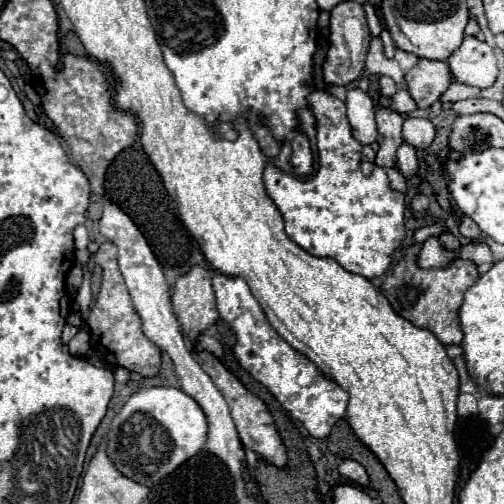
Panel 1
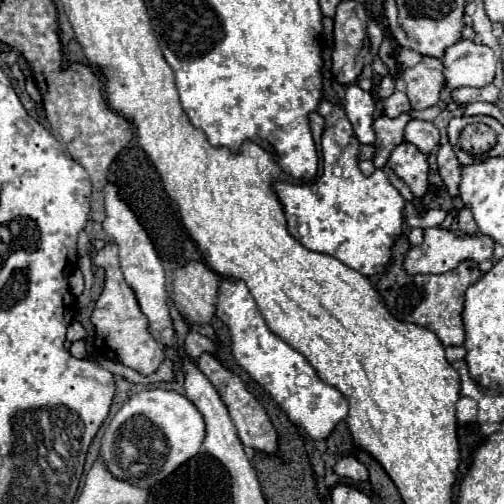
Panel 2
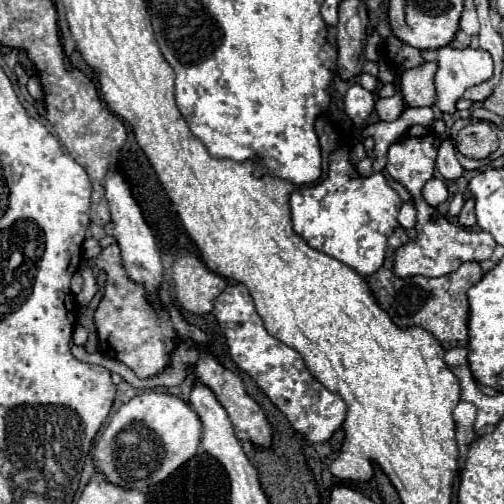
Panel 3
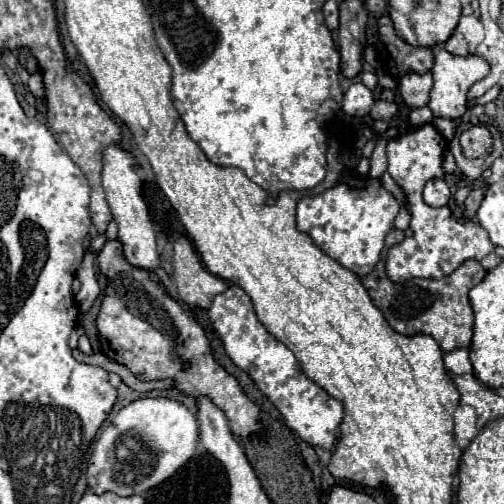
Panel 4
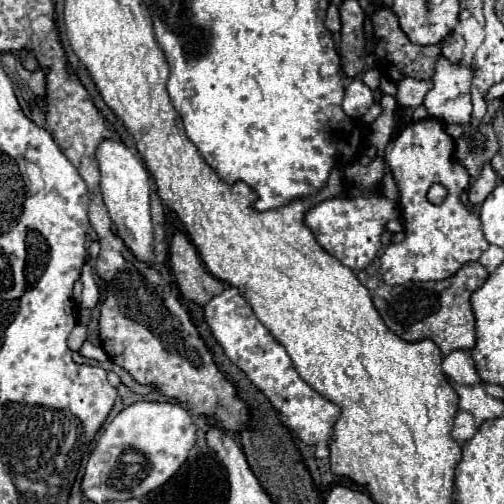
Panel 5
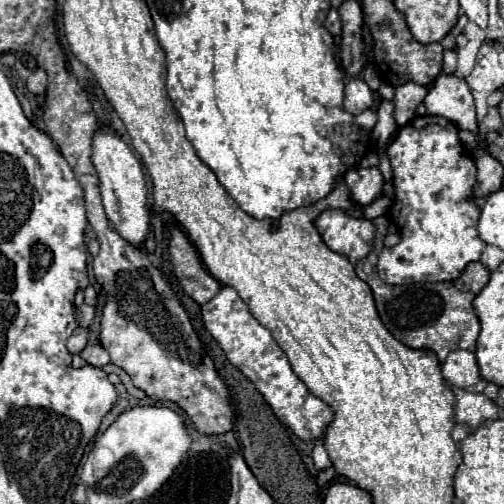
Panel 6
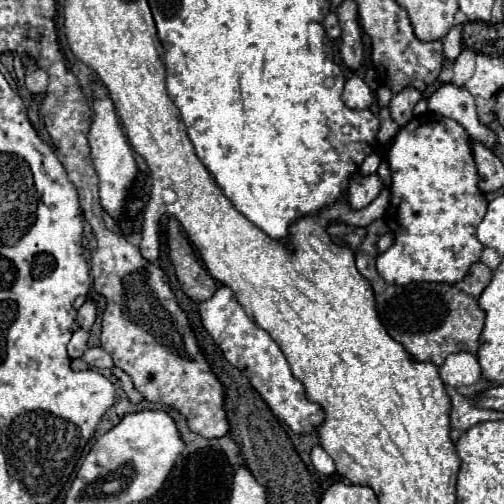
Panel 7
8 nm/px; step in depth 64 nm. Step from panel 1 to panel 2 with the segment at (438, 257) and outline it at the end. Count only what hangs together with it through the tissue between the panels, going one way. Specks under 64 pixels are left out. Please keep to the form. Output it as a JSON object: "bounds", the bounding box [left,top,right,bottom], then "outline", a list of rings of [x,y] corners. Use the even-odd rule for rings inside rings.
{"bounds":[404,228,494,274],"outline":[[[428,228],[428,230],[424,230],[424,242],[420,246],[412,246],[408,250],[408,256],[404,260],[404,268],[408,274],[442,274],[442,272],[454,270],[464,260],[474,260],[478,264],[484,260],[490,260],[492,252],[494,252],[494,240],[484,234],[458,238],[450,230]]]}

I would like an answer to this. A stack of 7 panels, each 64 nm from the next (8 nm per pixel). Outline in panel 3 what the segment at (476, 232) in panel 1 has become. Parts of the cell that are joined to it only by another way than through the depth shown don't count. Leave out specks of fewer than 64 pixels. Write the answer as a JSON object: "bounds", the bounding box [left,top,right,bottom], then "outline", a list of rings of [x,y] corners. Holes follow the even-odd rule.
{"bounds":[458,198,476,228],"outline":[[[468,198],[468,200],[464,202],[458,220],[460,220],[462,226],[466,226],[466,228],[474,228],[474,224],[476,224],[476,216],[474,216],[474,200],[472,200],[472,198]]]}

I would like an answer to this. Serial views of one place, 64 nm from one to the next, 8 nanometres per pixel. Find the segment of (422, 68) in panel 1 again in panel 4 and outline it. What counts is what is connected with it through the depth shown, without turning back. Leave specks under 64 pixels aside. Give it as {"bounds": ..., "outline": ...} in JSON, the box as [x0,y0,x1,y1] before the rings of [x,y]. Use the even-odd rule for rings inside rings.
{"bounds":[400,72,432,108],"outline":[[[410,72],[400,78],[400,96],[410,108],[420,108],[426,106],[430,100],[430,90],[432,90],[432,72],[416,74]]]}

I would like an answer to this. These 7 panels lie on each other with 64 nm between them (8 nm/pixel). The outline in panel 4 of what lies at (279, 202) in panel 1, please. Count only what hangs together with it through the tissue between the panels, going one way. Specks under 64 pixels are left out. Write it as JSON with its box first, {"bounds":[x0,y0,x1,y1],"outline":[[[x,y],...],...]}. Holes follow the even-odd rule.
{"bounds":[296,172,400,276],"outline":[[[342,172],[338,182],[316,196],[304,196],[296,206],[296,228],[312,238],[330,258],[358,276],[366,276],[380,260],[384,238],[394,228],[394,218],[400,210],[396,198],[376,178],[362,178]]]}

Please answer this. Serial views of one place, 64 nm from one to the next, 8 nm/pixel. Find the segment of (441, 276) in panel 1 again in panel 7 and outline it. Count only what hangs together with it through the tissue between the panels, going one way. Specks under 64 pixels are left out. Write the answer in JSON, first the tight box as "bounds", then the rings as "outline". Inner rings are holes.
{"bounds":[356,218,492,366],"outline":[[[382,218],[374,220],[368,226],[368,236],[360,252],[356,254],[356,266],[358,266],[358,272],[372,284],[372,290],[376,296],[376,310],[388,334],[396,342],[400,342],[414,360],[434,362],[436,366],[440,366],[446,360],[446,356],[460,350],[476,354],[478,338],[484,326],[484,312],[478,308],[478,296],[488,286],[492,278],[492,270],[486,264],[476,262],[470,266],[464,280],[456,284],[430,284],[430,282],[408,284],[408,286],[386,284],[374,268],[374,262],[378,256],[376,242],[386,232],[388,232],[388,226]]]}

